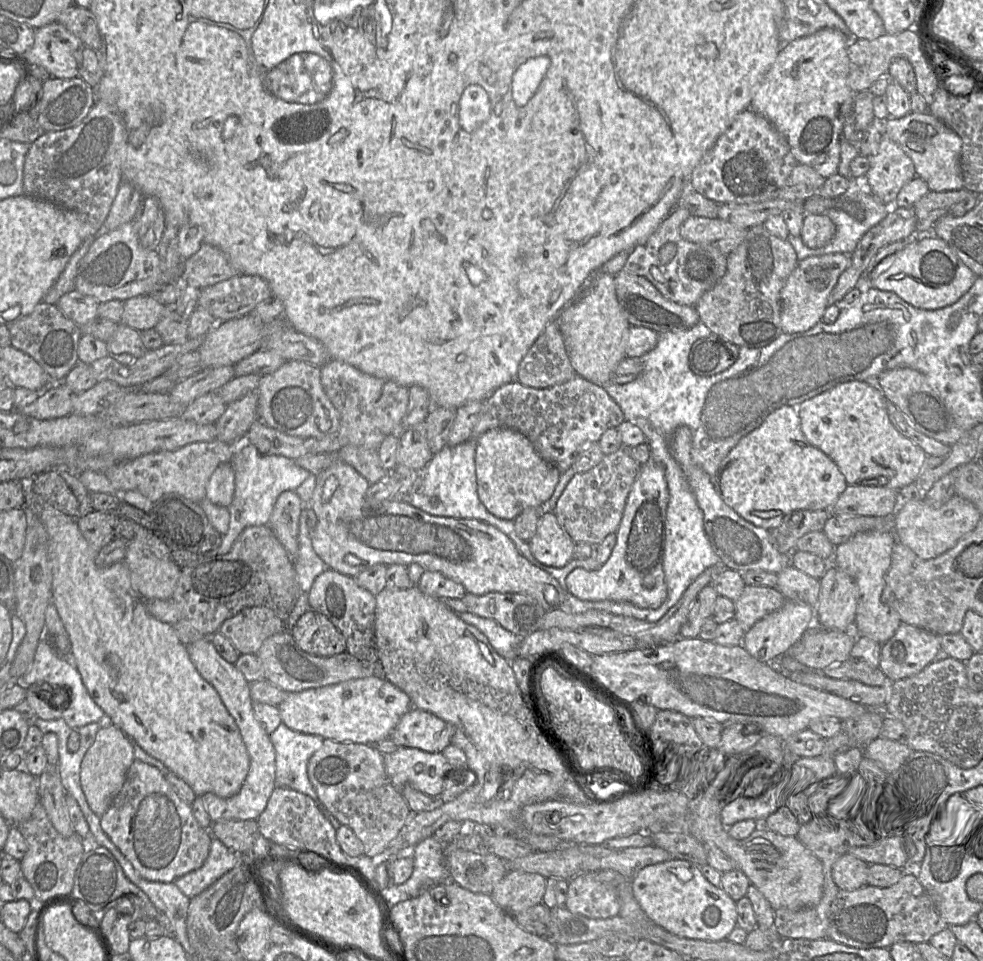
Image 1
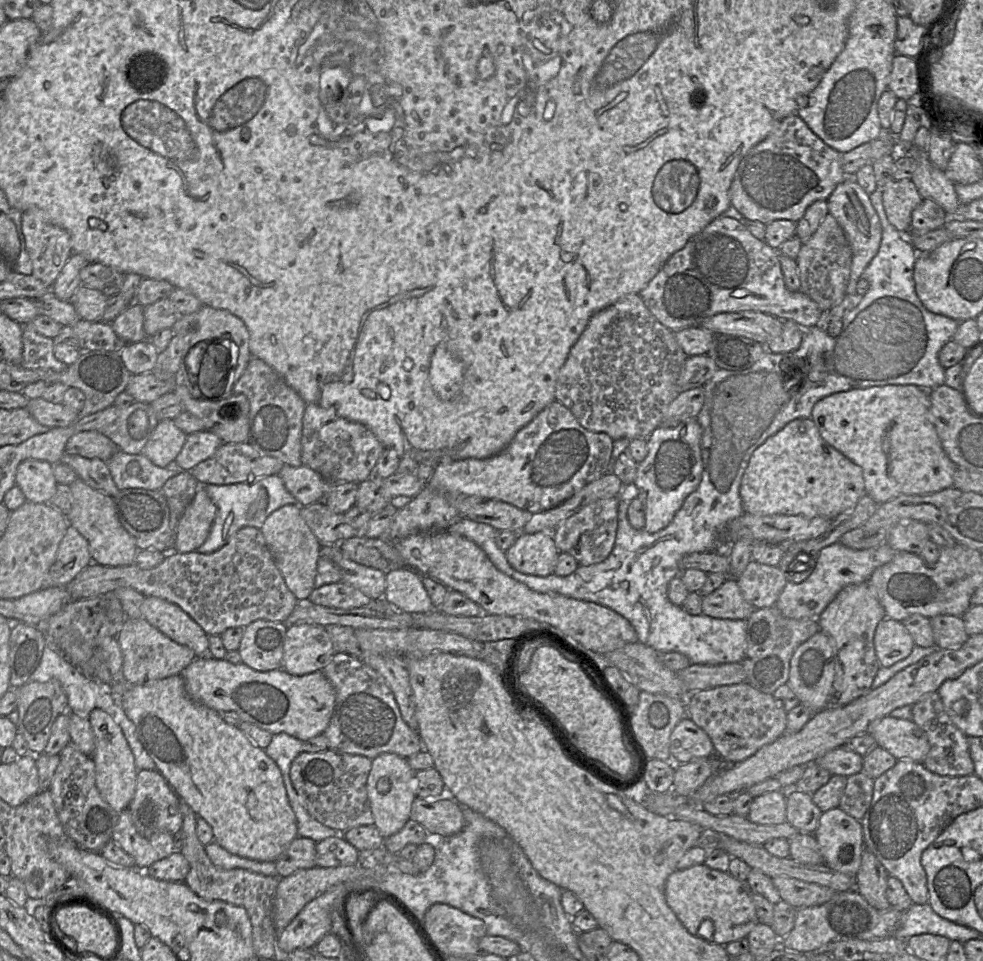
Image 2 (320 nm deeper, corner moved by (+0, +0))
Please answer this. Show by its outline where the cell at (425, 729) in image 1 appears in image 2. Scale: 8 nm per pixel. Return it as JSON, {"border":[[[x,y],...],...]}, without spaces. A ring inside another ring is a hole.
{"border":[[[336,652],[322,673],[334,688],[336,697],[333,714],[323,732],[323,736],[328,742],[328,750],[339,754],[364,756],[372,761],[384,753],[394,753],[406,759],[423,749],[418,733],[413,731],[402,719],[392,691],[384,678],[375,670],[356,657]]]}

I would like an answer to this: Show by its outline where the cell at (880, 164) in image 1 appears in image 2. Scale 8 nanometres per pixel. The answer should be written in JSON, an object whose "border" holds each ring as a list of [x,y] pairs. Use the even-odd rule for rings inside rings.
{"border":[[[894,180],[882,189],[882,203],[890,224],[900,233],[909,232],[913,210],[921,203],[912,180]]]}

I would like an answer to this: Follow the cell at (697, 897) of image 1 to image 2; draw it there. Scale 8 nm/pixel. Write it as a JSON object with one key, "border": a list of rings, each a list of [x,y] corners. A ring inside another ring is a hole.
{"border":[[[698,864],[671,873],[665,884],[669,907],[695,937],[710,943],[726,944],[746,938],[758,923],[751,891],[746,882],[730,873]]]}

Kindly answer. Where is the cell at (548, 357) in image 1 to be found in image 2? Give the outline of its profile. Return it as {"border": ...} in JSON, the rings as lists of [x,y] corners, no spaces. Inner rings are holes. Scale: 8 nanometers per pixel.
{"border":[[[628,294],[614,304],[594,314],[585,330],[572,345],[567,359],[561,367],[555,386],[555,399],[564,405],[584,428],[593,432],[606,433],[613,441],[619,439],[645,439],[661,426],[662,418],[672,401],[680,394],[678,392],[678,379],[688,355],[682,350],[675,339],[675,332],[663,326],[647,309],[639,294]]]}

